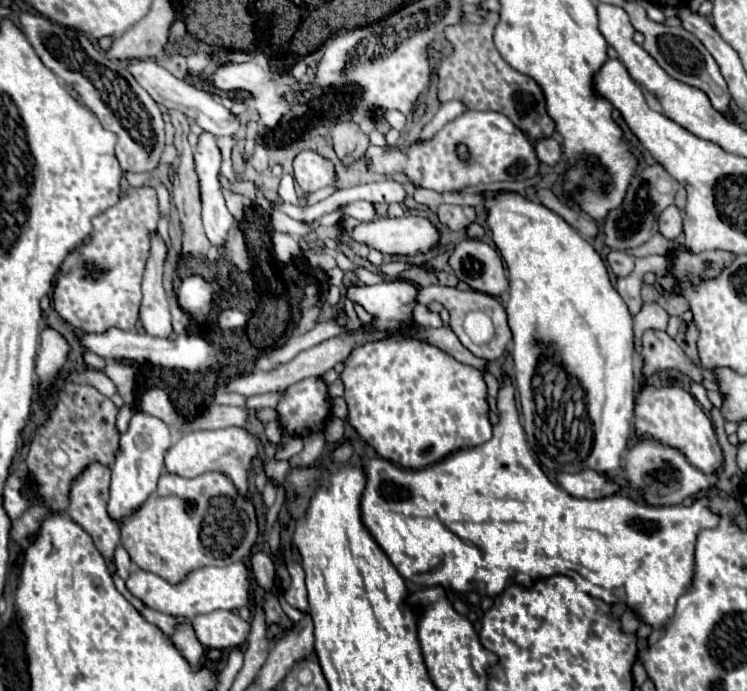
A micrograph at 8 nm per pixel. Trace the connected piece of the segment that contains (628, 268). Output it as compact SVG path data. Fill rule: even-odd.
M609 252L607 254L607 264L615 272L615 276L629 276L633 272L633 258L623 252Z

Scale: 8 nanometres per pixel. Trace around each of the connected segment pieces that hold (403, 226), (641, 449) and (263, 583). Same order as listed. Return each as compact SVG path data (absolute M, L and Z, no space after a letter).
M401 216L401 218L375 218L371 222L361 222L351 230L351 238L371 250L379 250L389 256L409 256L417 252L427 252L439 242L439 230L421 216Z
M639 438L627 450L625 478L647 506L677 506L683 504L685 498L695 496L713 484L713 478L691 466L685 454L681 454L681 450L665 446L653 438Z
M257 552L251 556L251 570L257 578L257 586L267 594L273 590L275 582L273 582L273 574L275 574L275 566L273 560L269 558L269 554Z

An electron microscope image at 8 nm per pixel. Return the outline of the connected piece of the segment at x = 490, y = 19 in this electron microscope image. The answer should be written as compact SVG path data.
M487 14L481 24L457 24L445 28L443 36L453 44L453 54L443 58L437 68L437 98L441 104L459 100L467 110L493 110L505 114L535 146L539 140L555 134L555 122L545 110L545 96L539 84L513 70L497 52L493 44L495 24L497 14Z

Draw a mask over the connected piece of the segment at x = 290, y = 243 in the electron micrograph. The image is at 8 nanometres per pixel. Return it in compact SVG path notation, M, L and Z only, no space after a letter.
M273 234L271 242L273 242L273 250L275 250L275 256L279 262L287 262L291 258L301 256L301 248L299 248L297 240L291 238L289 234Z

